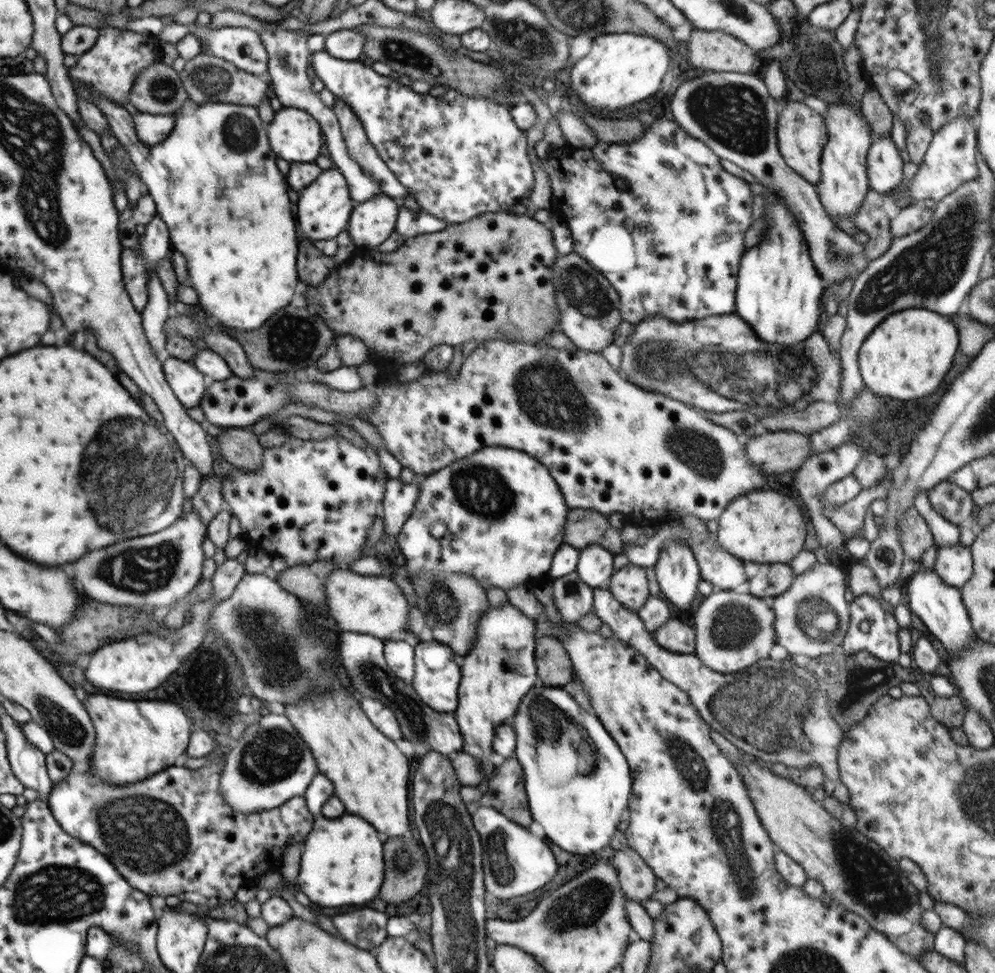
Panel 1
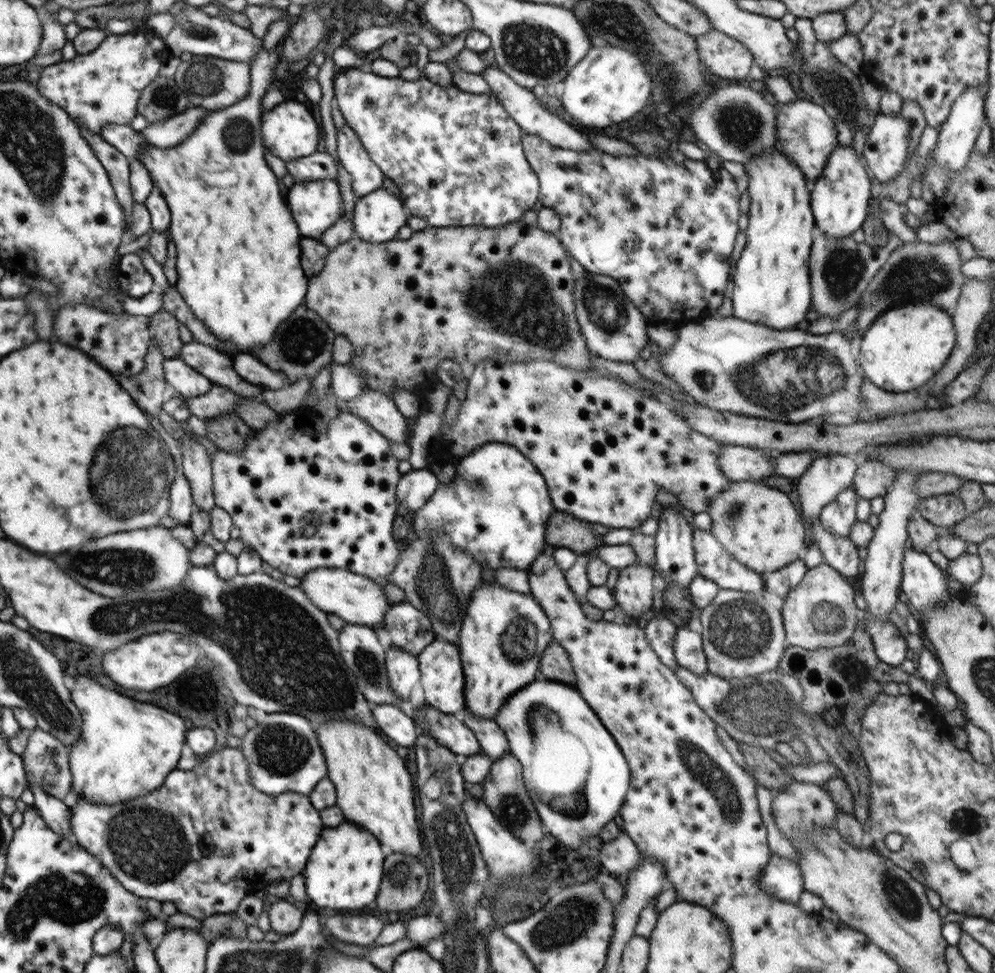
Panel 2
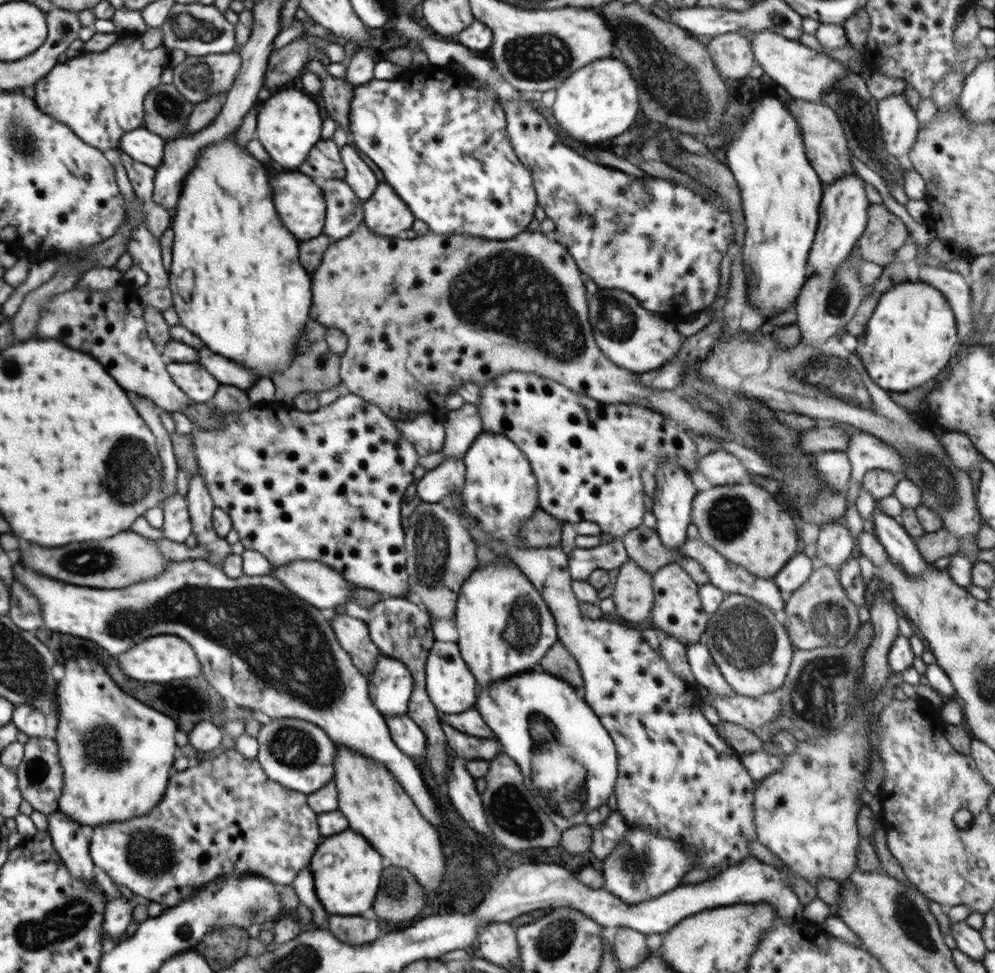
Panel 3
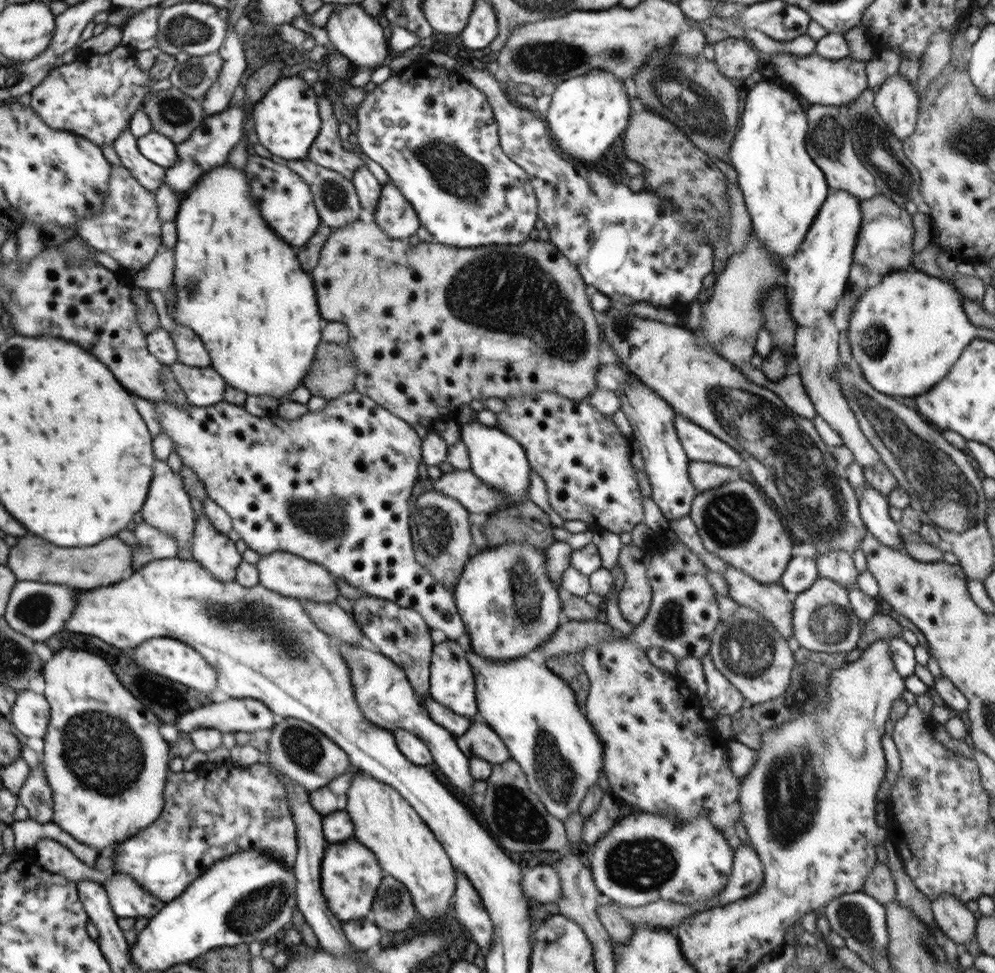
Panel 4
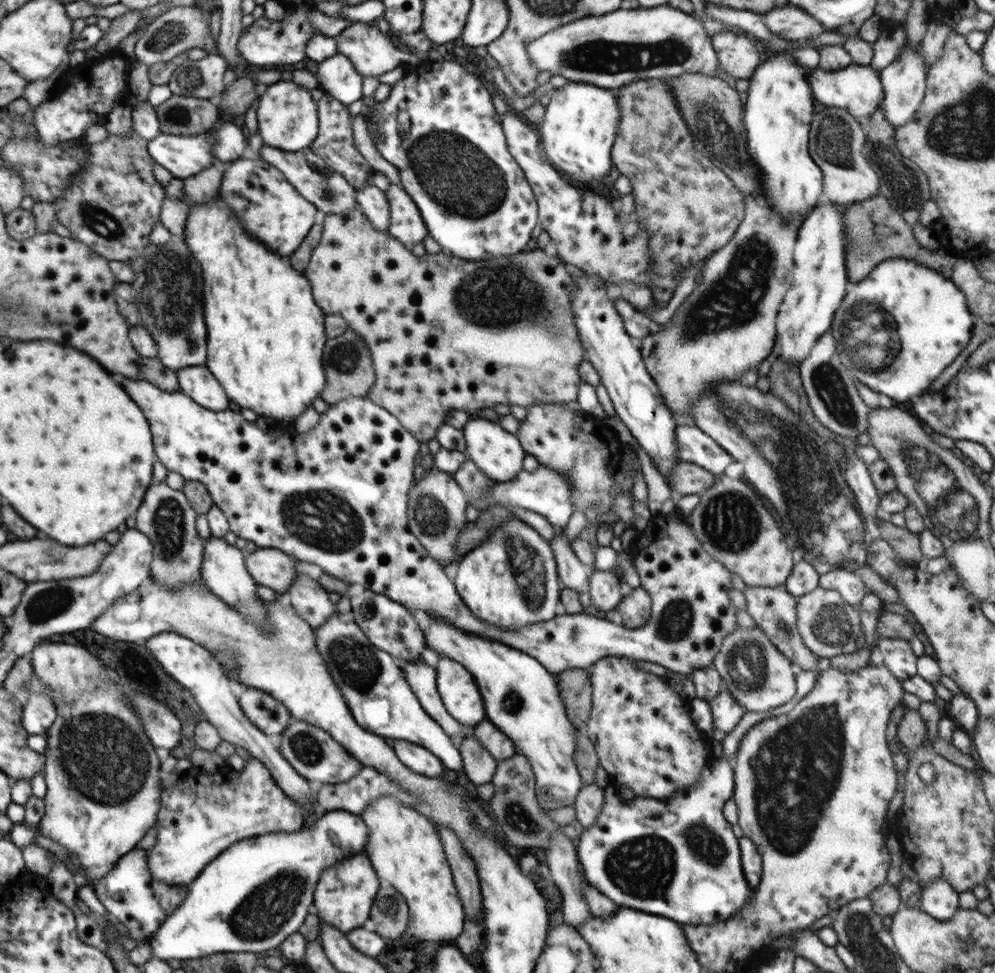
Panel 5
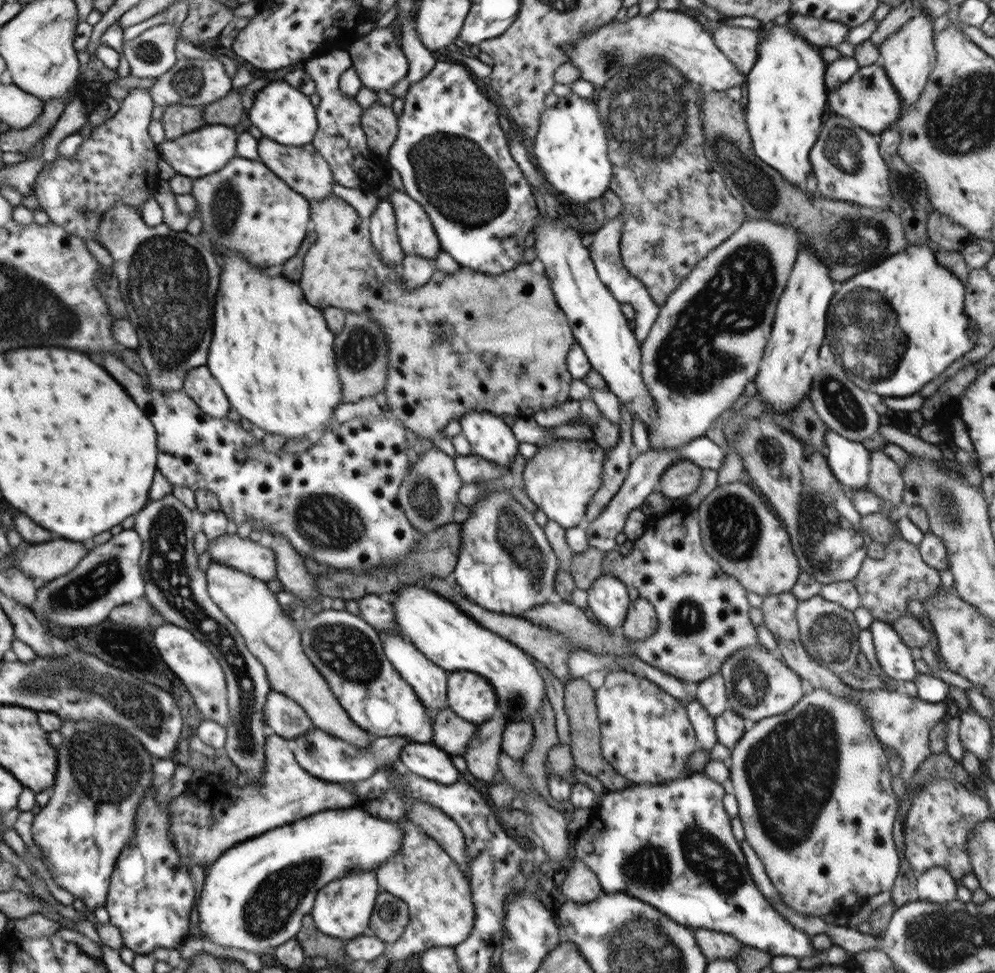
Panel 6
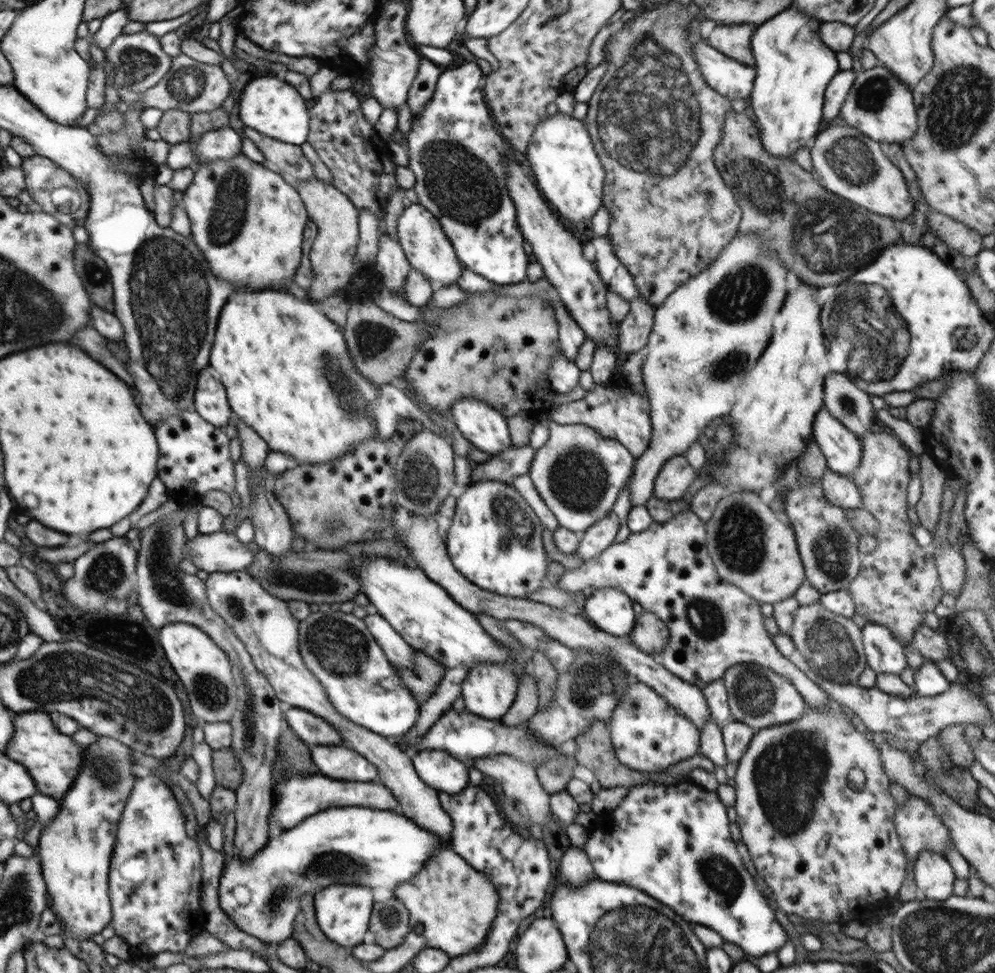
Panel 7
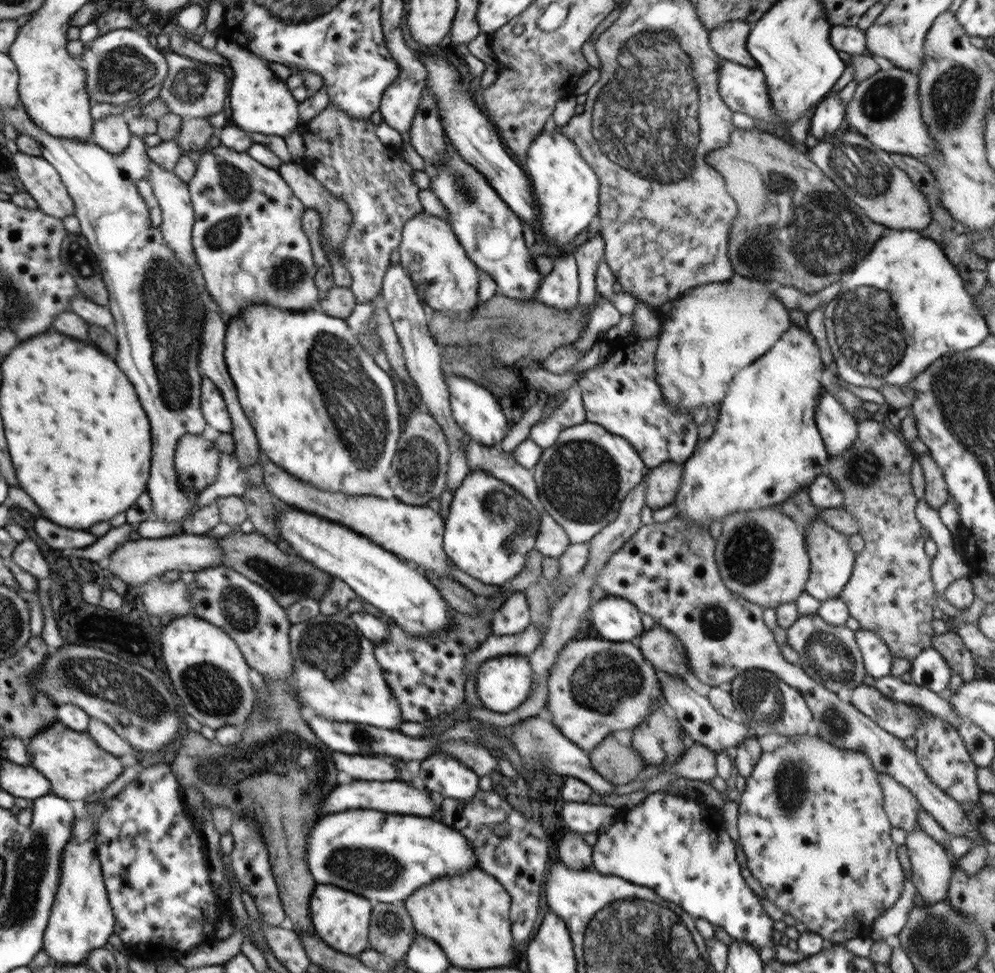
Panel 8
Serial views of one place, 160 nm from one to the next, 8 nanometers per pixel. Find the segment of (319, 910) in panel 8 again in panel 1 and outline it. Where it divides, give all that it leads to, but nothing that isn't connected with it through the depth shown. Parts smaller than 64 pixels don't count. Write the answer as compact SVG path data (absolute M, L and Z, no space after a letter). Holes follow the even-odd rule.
M344 814L334 820L317 816L313 829L304 839L301 865L296 884L299 889L316 904L322 906L354 906L366 904L378 896L378 890L384 880L384 860L382 860L384 844L380 842L378 832L366 820L352 814Z

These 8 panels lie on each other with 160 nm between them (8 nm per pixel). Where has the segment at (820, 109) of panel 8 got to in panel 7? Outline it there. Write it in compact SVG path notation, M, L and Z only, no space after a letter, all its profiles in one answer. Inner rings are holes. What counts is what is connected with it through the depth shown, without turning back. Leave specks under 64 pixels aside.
M839 70L839 73L830 80L824 95L824 106L822 113L823 122L839 121L842 105L852 88L857 73L850 70Z

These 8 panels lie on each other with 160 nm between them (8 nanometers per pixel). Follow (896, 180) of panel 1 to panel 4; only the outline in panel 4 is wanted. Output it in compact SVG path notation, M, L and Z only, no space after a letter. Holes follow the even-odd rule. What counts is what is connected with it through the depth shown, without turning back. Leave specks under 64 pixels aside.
M900 73L884 81L875 97L875 108L900 142L908 138L916 128L919 101L915 84Z

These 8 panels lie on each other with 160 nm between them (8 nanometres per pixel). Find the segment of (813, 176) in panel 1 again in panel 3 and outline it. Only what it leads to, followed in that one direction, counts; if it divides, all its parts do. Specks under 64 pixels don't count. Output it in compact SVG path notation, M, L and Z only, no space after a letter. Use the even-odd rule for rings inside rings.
M791 97L785 100L785 105L800 125L806 156L823 184L832 184L847 174L857 173L852 165L848 139L842 128L842 123L832 108L823 103L794 100Z

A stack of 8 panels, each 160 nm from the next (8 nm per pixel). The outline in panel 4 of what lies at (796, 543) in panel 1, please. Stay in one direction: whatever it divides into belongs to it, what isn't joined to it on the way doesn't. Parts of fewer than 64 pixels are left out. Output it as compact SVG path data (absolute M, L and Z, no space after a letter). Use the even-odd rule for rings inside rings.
M738 479L696 495L689 512L704 548L757 582L778 584L792 558L793 540L750 482Z

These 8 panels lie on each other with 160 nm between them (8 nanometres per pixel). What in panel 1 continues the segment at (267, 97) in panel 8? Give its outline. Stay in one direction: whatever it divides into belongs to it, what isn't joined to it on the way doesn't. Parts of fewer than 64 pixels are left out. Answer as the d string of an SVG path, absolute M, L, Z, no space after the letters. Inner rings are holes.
M282 107L267 124L267 137L276 156L291 162L314 163L320 155L319 122L298 107Z

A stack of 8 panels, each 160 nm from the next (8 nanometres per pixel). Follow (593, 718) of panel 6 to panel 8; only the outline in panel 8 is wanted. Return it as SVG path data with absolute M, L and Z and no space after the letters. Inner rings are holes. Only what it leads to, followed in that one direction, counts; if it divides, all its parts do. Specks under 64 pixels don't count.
M609 734L588 754L593 769L615 787L631 782L647 766L632 747L620 744L613 734Z

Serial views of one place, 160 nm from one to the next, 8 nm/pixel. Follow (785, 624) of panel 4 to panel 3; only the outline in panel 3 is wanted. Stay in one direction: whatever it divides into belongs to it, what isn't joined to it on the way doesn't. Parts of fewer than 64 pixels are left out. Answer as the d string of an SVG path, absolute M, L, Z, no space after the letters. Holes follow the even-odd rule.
M701 538L686 539L679 546L680 554L686 555L691 559L699 562L699 565L707 572L710 578L710 584L719 588L722 592L732 594L743 594L763 604L770 610L778 611L785 608L785 602L782 599L781 590L776 586L772 579L764 579L756 577L751 572L748 572L743 566L736 565L735 562L730 562L728 558L724 558L719 552L716 552L711 546L708 546Z

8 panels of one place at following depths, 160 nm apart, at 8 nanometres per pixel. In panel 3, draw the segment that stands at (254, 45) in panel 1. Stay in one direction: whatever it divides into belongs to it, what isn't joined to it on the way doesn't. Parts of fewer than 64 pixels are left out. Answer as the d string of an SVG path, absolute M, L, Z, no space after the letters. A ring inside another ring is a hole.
M174 3L163 22L163 45L168 49L184 50L188 56L232 53L239 46L234 38L235 25L230 23L214 5Z

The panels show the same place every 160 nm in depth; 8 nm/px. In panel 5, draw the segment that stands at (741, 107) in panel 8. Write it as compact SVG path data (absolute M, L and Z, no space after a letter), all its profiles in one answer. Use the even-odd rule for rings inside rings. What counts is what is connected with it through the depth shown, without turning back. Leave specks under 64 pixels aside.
M668 4L650 8L618 9L602 16L588 16L582 20L575 20L527 42L527 51L529 59L538 67L539 72L548 70L553 75L564 76L568 81L587 82L615 91L635 80L661 79L666 76L680 76L687 72L718 77L721 70L711 36L706 33L700 20Z

